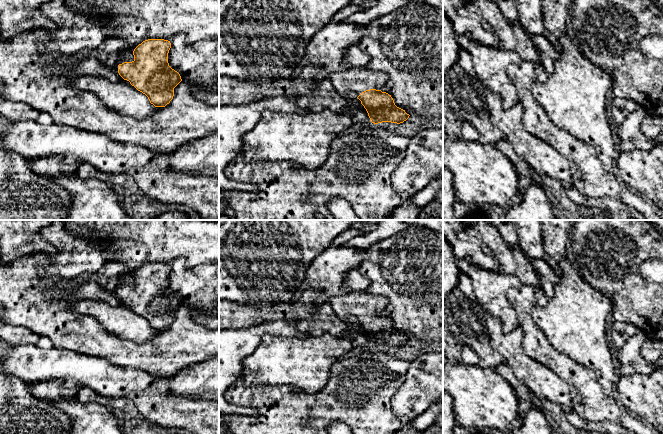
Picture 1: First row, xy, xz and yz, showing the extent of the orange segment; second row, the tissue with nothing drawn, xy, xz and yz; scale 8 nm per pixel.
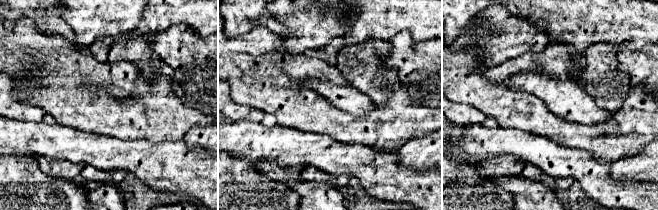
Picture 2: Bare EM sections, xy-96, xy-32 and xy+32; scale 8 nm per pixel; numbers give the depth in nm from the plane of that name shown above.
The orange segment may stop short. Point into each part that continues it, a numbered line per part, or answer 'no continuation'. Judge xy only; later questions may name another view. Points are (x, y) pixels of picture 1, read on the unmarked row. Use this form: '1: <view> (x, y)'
1: xy (127, 280)

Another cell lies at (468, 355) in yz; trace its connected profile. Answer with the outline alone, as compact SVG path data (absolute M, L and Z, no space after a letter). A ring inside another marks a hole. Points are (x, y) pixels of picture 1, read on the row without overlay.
M468 346L462 347L461 359L462 363L466 365L478 365L478 357L475 351Z

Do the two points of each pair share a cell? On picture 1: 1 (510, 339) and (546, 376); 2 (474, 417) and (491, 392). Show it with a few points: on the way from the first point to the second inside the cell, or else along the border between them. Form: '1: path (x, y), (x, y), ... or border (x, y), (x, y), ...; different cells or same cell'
1: path (511, 350), (535, 374); same cell
2: path (474, 411), (485, 398); same cell

